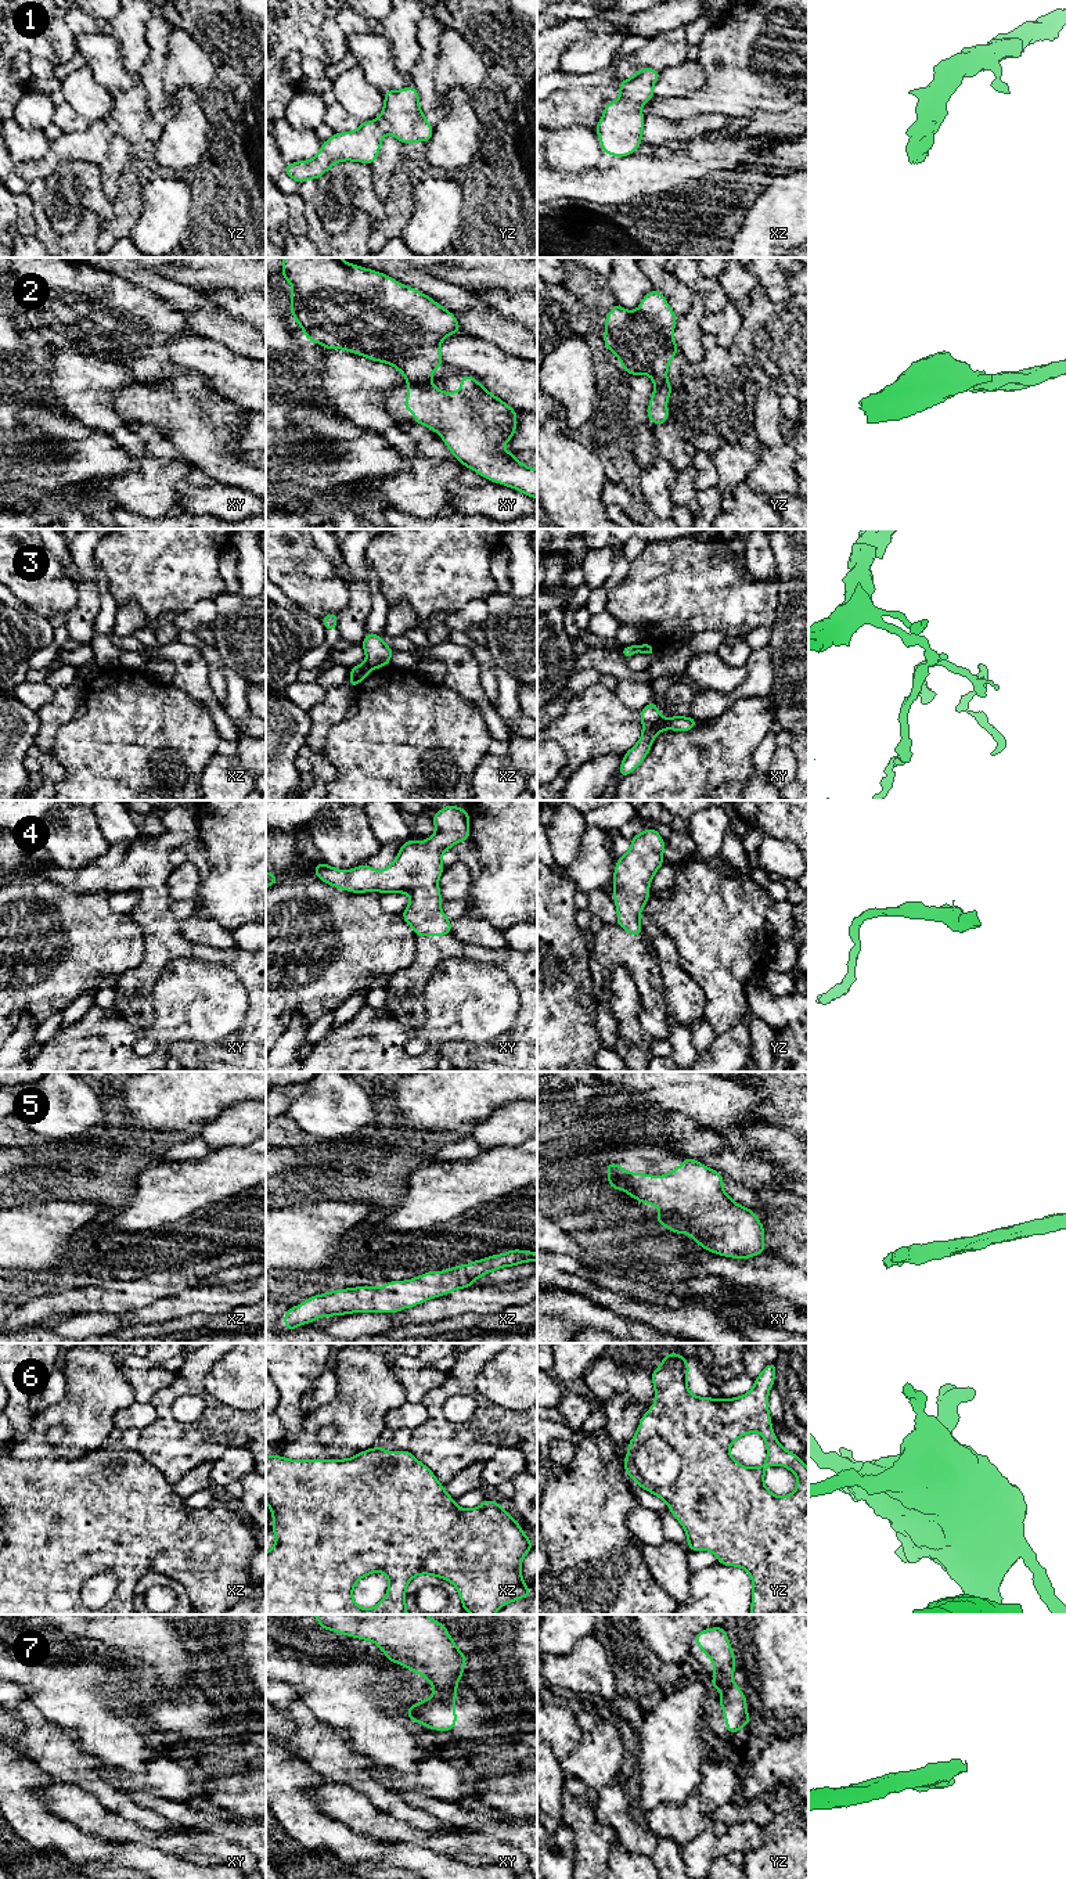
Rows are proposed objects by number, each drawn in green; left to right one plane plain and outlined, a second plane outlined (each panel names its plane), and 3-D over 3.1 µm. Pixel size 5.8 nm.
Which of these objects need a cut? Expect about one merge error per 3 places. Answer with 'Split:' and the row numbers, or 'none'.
Split: 2, 3, 6, 7

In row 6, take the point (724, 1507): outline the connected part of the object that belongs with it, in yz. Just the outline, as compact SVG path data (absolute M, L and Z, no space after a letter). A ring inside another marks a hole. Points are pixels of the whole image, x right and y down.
M678 1353L665 1354L662 1364L651 1374L655 1404L645 1411L634 1437L629 1441L623 1466L629 1477L641 1489L669 1505L670 1512L685 1530L688 1551L710 1551L720 1565L742 1567L750 1574L753 1584L750 1615L808 1615L808 1468L796 1454L779 1444L771 1429L768 1392L774 1386L775 1371L775 1363L770 1363L746 1394L713 1400L709 1396L695 1397L689 1392L687 1386L689 1365L685 1357ZM752 1432L760 1433L767 1446L767 1458L759 1468L739 1465L730 1455L730 1446ZM652 1436L665 1439L681 1458L680 1476L670 1486L655 1486L644 1480L637 1471L635 1451ZM773 1465L782 1465L796 1475L797 1486L791 1495L777 1497L764 1486L764 1472Z

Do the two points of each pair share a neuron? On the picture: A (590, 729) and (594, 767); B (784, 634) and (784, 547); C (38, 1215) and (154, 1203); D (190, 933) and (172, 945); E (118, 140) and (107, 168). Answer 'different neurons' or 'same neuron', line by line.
A: different neurons
B: same neuron
C: different neurons
D: different neurons
E: same neuron

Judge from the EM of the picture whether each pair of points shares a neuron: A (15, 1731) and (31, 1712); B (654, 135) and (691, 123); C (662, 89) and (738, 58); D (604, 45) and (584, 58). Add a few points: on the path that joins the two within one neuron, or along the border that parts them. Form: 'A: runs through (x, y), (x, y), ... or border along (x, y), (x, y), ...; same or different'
A: border along (14, 1716), (24, 1725), (24, 1732), (17, 1739); different
B: runs through (663, 130), (681, 130); same
C: border along (697, 61), (703, 71), (703, 83), (681, 96); different
D: runs through (600, 49), (589, 56); same

